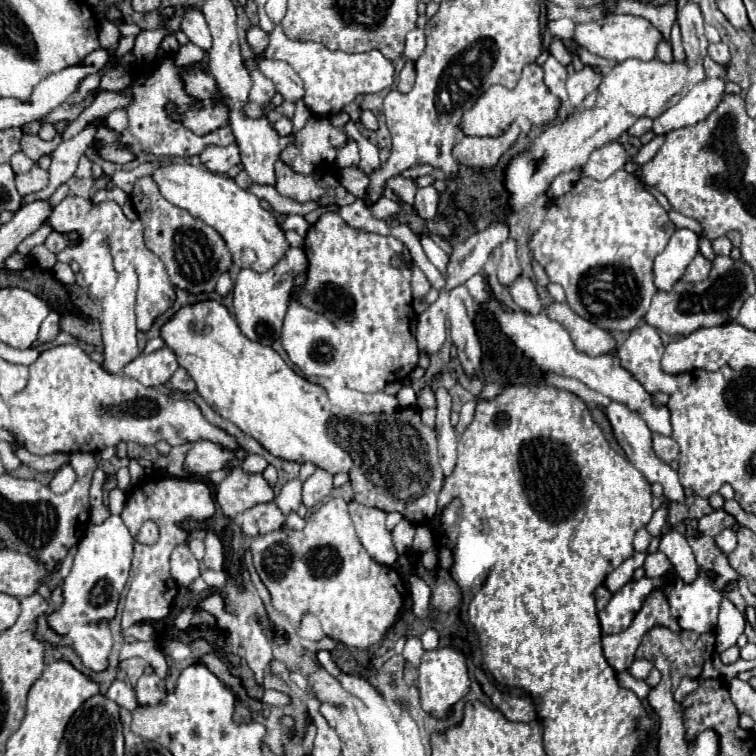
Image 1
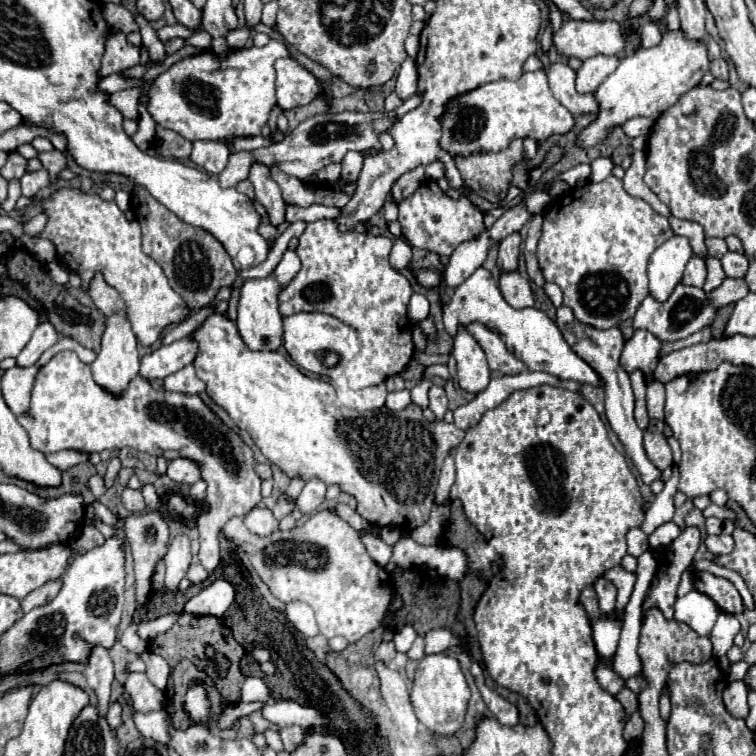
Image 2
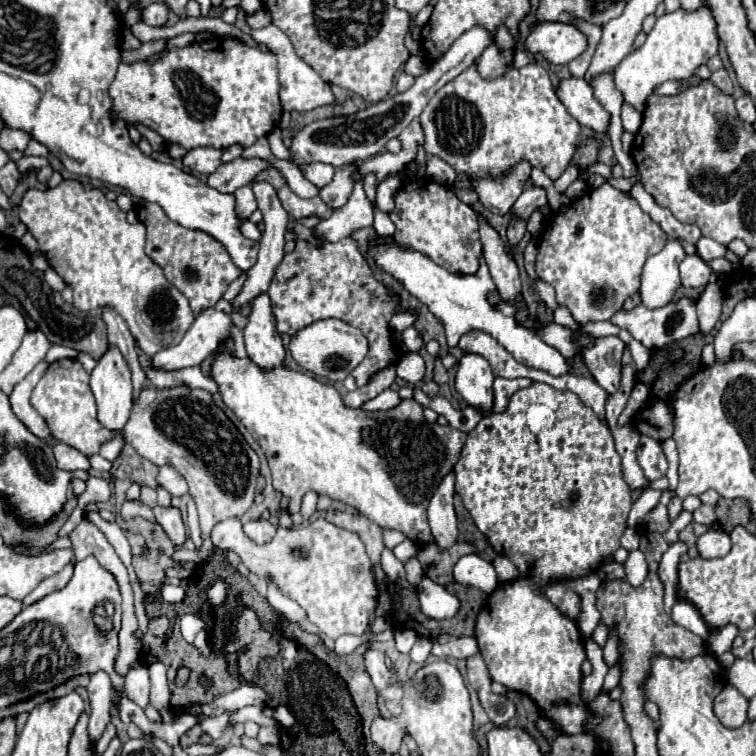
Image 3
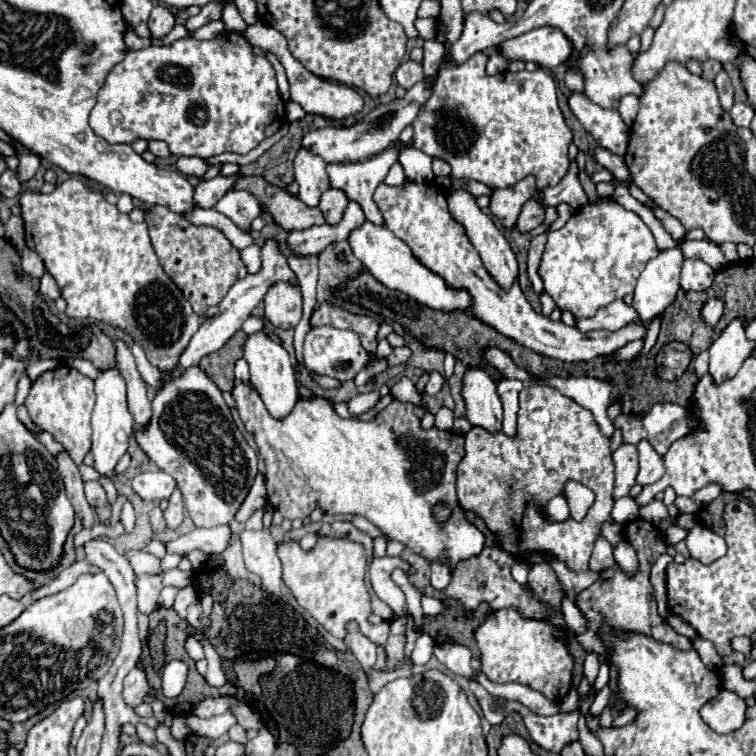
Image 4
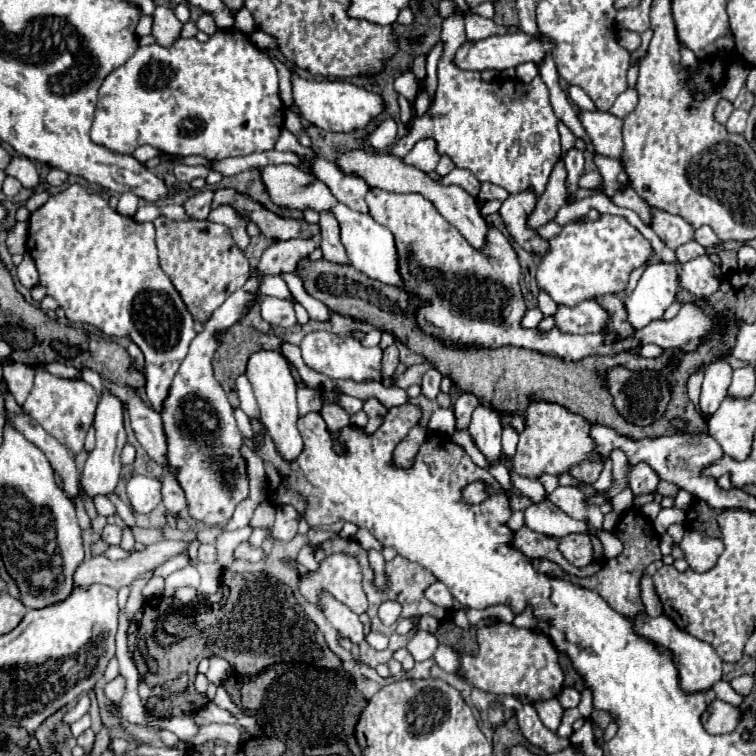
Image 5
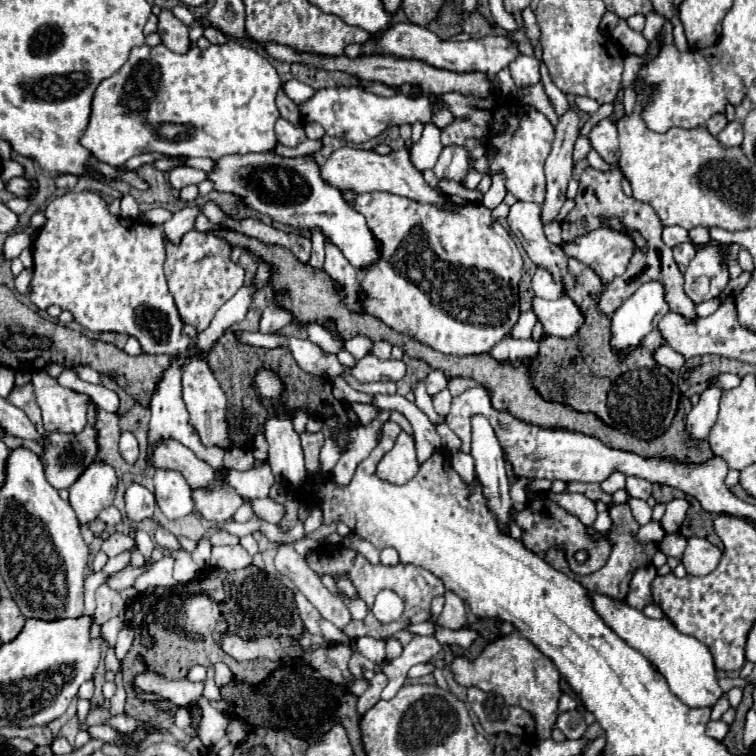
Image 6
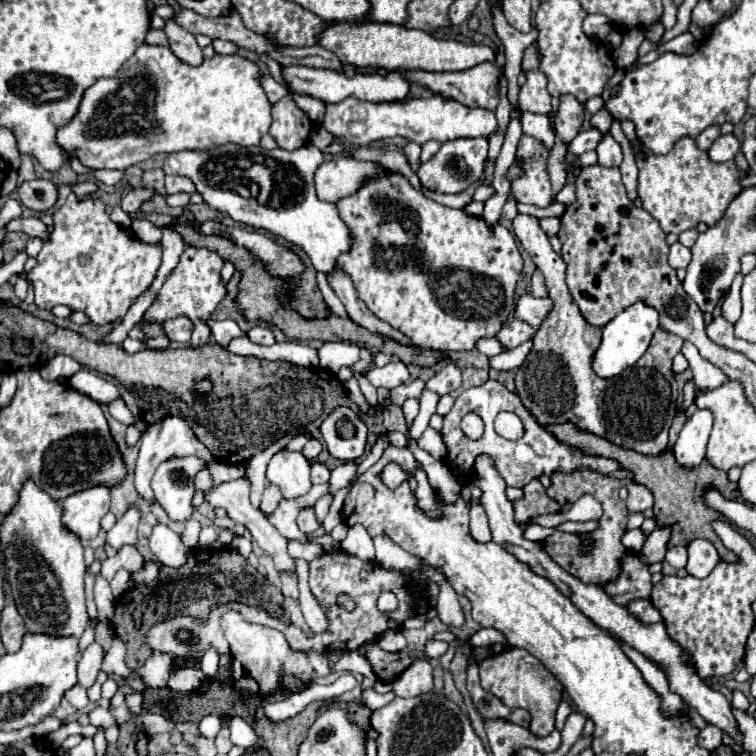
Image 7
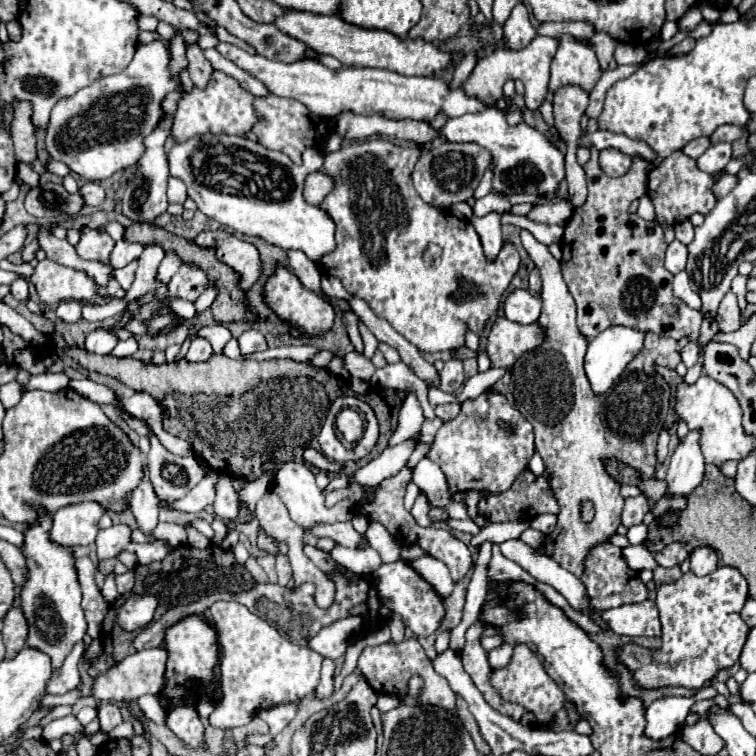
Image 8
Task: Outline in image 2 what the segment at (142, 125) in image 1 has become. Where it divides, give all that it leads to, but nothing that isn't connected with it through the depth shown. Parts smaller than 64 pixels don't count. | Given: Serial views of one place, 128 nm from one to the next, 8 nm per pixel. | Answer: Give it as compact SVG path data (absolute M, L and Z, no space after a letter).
M156 128L156 142L160 142L160 148L156 148L156 152L164 158L188 158L192 144L188 140L184 140L180 134L176 132L168 132L164 128Z

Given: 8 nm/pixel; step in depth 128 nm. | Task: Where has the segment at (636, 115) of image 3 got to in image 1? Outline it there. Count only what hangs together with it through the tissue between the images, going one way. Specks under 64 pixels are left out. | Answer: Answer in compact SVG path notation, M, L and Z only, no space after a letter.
M638 118L636 124L628 130L628 134L633 137L641 137L647 130L652 130L652 120L650 118Z

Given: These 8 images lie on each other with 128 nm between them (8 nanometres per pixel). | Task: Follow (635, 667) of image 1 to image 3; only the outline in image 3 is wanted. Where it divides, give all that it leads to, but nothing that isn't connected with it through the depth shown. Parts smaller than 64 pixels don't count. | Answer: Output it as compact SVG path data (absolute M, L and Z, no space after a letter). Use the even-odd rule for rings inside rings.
M640 550L628 552L628 558L626 558L626 562L622 566L624 566L624 572L626 572L626 580L632 586L640 586L644 582L646 574L648 574L648 564L646 564L644 554ZM616 664L616 666L612 666L612 668L608 670L608 674L606 674L606 678L604 678L602 692L604 692L604 694L608 694L612 688L616 688L616 686L618 686L618 682L620 682L620 666Z

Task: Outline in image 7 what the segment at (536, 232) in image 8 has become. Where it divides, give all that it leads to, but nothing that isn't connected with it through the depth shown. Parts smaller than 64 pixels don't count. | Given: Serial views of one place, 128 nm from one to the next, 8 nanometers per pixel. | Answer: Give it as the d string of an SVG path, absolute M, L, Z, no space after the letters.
M556 217L542 218L542 220L538 220L538 224L540 224L540 228L546 232L546 236L548 236L548 238L552 238L552 236L556 236L556 234L558 234L560 220Z

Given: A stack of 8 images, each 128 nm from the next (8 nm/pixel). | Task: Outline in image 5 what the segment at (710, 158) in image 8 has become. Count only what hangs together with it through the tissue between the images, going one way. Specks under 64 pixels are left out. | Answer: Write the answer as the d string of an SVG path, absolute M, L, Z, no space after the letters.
M734 110L732 116L730 116L730 120L726 122L726 130L730 134L742 134L744 126L746 126L746 118L748 118L746 110Z

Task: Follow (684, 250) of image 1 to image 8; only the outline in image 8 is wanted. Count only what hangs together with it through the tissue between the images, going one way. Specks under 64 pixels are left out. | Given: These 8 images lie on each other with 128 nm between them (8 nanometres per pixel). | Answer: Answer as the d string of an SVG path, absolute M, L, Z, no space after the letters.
M612 326L588 344L584 372L596 396L608 392L628 362L636 356L636 352L640 352L642 342L644 332L626 326Z

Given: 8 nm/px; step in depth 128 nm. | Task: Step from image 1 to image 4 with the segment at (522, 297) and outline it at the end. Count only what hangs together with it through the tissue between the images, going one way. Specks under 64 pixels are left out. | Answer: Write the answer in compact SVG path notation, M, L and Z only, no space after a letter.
M450 190L448 196L446 196L446 202L448 202L448 212L450 216L464 226L466 230L466 236L470 238L470 242L474 244L474 248L478 250L486 270L492 274L492 278L502 286L502 288L510 288L512 282L516 280L518 276L518 264L516 264L516 256L514 252L510 250L510 244L506 242L506 238L500 234L500 230L494 226L494 222L478 208L476 204L476 196L472 196L470 192L466 190Z

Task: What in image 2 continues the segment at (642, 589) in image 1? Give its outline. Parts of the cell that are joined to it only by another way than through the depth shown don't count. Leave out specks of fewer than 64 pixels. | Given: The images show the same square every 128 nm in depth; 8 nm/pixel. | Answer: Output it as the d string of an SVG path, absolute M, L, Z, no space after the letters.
M614 612L608 618L600 618L592 622L592 640L594 640L598 658L612 658L616 654L620 628L622 628L622 622L614 618Z

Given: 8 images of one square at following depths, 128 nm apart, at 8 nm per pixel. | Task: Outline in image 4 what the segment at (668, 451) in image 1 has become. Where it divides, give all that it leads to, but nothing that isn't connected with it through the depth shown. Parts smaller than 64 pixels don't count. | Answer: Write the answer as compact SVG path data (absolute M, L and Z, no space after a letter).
M646 440L638 444L638 454L640 454L640 472L636 476L636 484L648 486L658 482L664 476L664 460Z

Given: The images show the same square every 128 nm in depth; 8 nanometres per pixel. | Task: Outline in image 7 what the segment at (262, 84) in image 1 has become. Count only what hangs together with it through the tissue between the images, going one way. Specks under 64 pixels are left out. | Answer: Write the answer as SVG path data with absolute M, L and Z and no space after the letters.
M142 44L134 56L130 60L124 62L124 66L120 68L120 72L114 76L114 78L100 78L98 82L94 82L84 94L82 94L82 102L78 106L78 112L74 114L74 118L70 122L66 122L64 126L58 128L58 134L56 134L56 144L68 154L68 156L74 156L78 158L86 168L90 170L102 170L102 168L108 168L108 170L126 170L128 166L134 166L142 160L148 160L152 154L158 154L158 152L164 152L164 154L170 154L170 152L180 152L180 150L204 150L204 148L214 148L214 146L220 146L220 144L228 144L228 142L234 142L234 144L240 144L240 146L258 146L260 144L260 138L268 132L270 124L272 124L272 116L270 116L270 110L272 110L272 104L268 102L262 86L260 86L260 70L256 64L252 64L250 60L242 58L242 56L220 56L216 54L214 58L208 58L204 60L202 66L194 68L194 66L186 66L184 62L180 62L170 48L164 48L164 46L148 46L148 44Z

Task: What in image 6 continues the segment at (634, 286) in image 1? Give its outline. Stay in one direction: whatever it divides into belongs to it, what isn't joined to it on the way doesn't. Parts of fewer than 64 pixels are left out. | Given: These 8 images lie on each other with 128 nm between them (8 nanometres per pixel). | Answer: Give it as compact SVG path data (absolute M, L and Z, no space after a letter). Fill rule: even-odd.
M598 228L586 236L580 236L574 244L562 244L568 256L588 264L604 282L622 276L628 260L634 252L634 240L626 234ZM538 268L534 278L532 278L532 290L538 298L546 298L546 300L556 300L562 296L562 288L560 284L556 284L550 276L548 270Z

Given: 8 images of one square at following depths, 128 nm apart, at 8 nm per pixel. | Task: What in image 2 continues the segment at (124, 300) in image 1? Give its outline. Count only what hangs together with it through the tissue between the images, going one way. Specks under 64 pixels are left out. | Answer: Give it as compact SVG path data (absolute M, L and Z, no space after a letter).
M118 298L118 312L116 316L108 318L106 332L102 336L102 350L98 352L98 358L92 362L92 376L100 388L104 388L114 396L122 396L130 380L138 374L138 368L140 368L140 356L136 350L136 336L130 330L128 316L124 312L124 302Z

